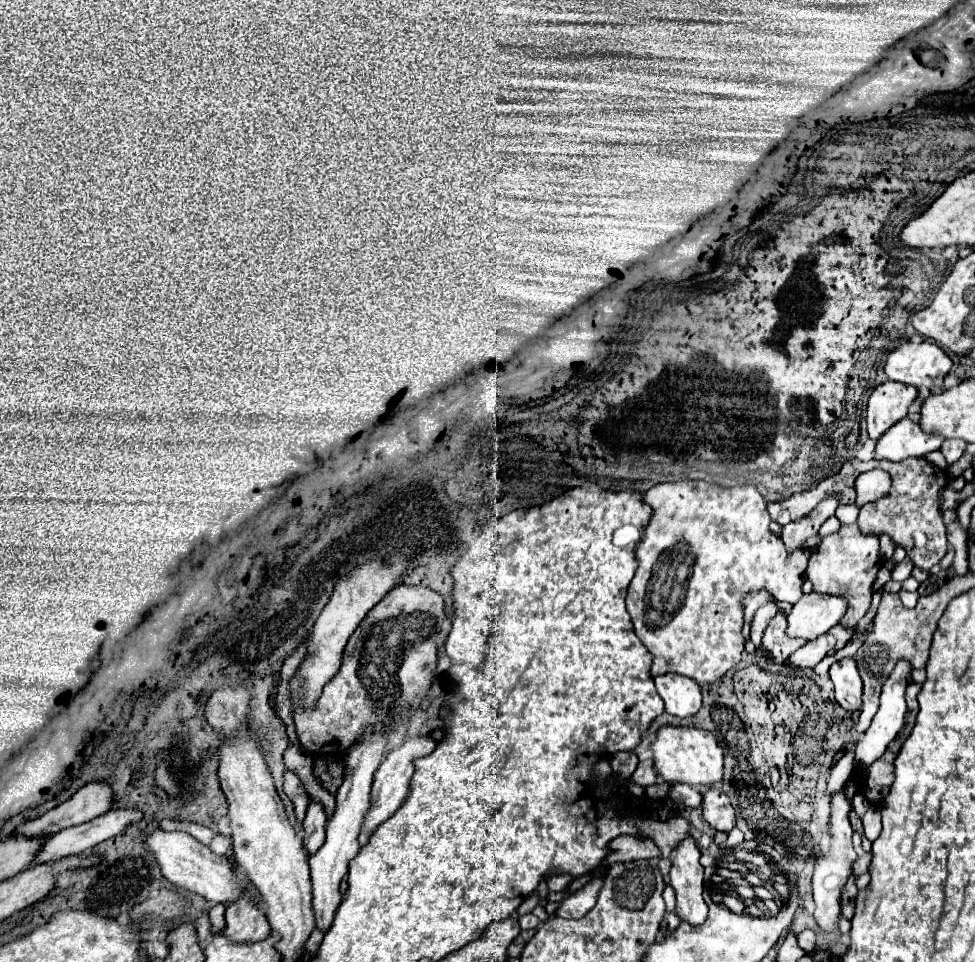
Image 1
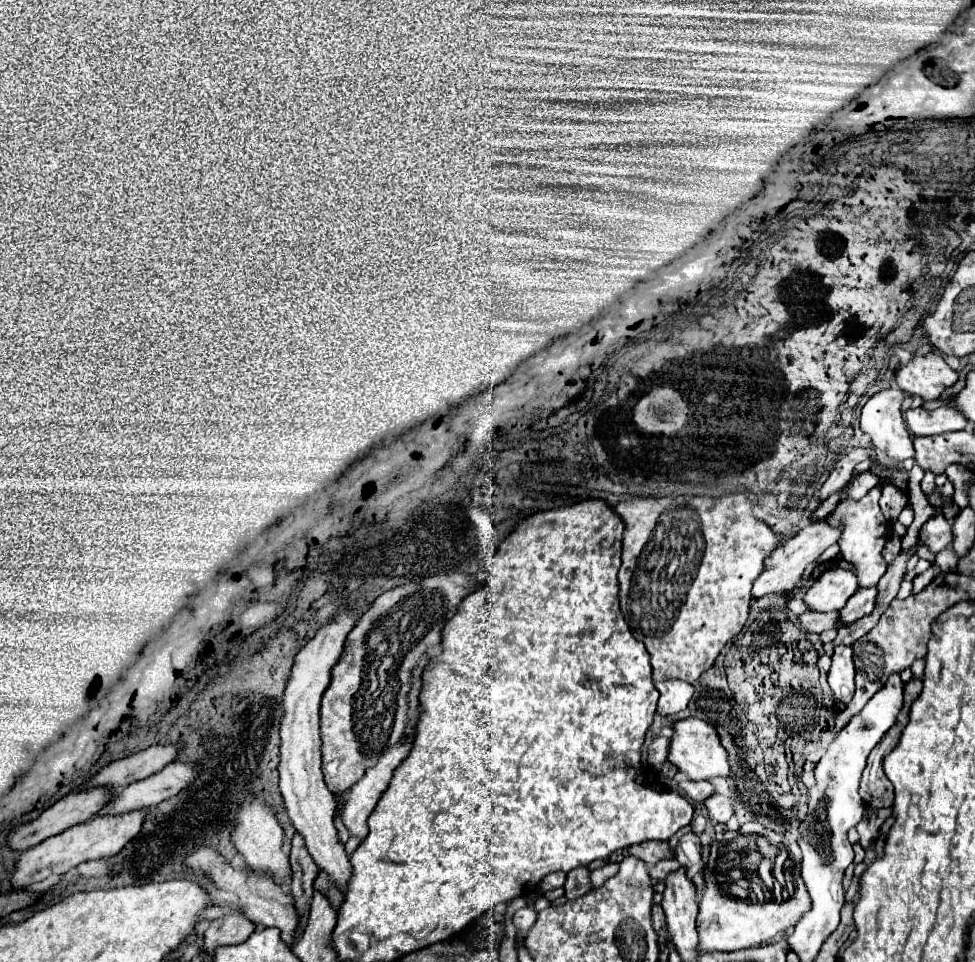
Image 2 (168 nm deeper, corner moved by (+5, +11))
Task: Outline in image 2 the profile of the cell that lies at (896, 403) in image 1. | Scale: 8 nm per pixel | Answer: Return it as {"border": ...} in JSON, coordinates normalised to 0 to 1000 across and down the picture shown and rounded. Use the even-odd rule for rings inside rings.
{"border":[[[922,402],[904,404],[904,406],[899,406],[897,411],[891,413],[891,417],[887,419],[885,429],[883,429],[883,448],[893,454],[897,467],[908,469],[914,477],[918,477],[916,479],[918,483],[924,481],[930,475],[938,475],[938,467],[936,467],[934,454],[928,446],[928,436],[926,436],[926,429],[924,429],[926,415],[928,415],[928,409]]]}

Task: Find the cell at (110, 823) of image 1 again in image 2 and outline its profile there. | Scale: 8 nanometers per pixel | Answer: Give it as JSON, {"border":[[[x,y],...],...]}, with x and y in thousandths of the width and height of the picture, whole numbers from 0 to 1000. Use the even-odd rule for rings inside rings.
{"border":[[[173,793],[163,804],[138,812],[132,818],[118,824],[112,835],[99,847],[126,847],[163,837],[165,833],[182,826],[202,808],[202,797],[192,793]]]}

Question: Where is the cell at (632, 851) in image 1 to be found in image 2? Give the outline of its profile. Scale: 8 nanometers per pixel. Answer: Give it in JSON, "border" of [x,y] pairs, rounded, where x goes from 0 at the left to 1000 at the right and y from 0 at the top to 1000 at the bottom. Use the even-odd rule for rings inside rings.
{"border":[[[676,874],[653,876],[653,878],[645,880],[643,885],[645,885],[645,889],[649,889],[649,891],[653,891],[653,893],[662,895],[662,897],[668,897],[668,899],[672,899],[672,897],[674,897],[674,895],[678,895],[678,893],[690,891],[690,885],[686,883],[684,874],[680,874],[680,876],[676,876]]]}

